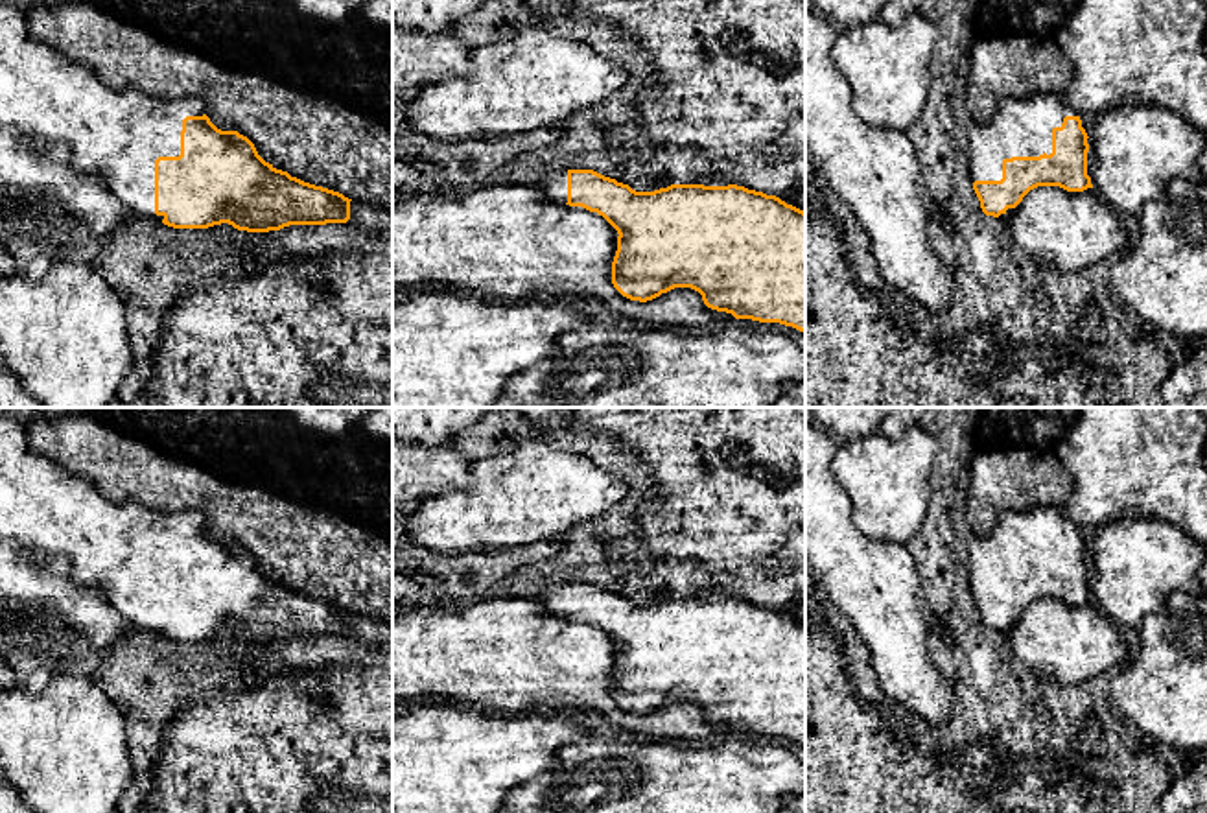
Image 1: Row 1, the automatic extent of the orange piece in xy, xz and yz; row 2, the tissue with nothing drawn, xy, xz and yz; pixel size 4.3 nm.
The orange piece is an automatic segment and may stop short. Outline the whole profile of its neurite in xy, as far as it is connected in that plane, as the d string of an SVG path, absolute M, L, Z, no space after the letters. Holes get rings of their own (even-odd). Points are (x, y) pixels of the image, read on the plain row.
M0 413L0 542L42 559L66 557L74 583L98 588L133 625L173 642L229 636L238 643L269 645L350 632L352 612L276 583L247 549L217 542L199 511L158 513L135 501L112 501L90 477L35 454L13 413Z

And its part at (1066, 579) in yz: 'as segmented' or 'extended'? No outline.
extended

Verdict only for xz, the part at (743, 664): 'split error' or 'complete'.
split error

